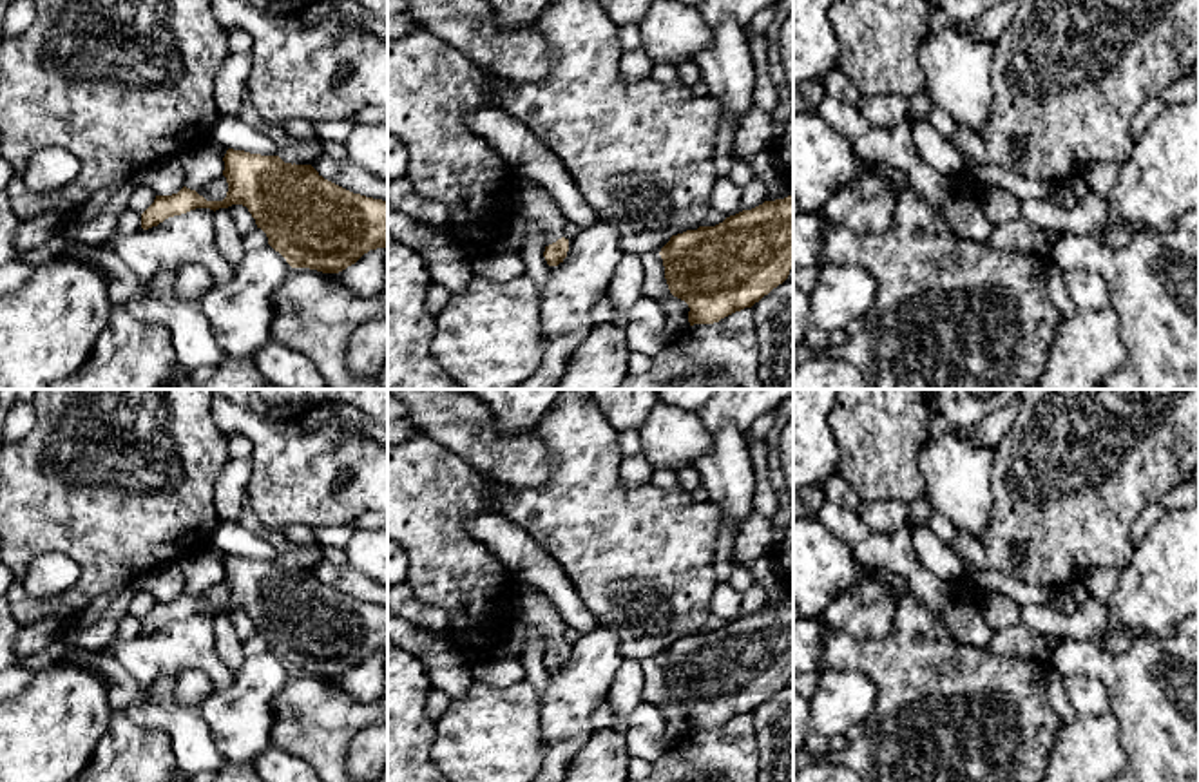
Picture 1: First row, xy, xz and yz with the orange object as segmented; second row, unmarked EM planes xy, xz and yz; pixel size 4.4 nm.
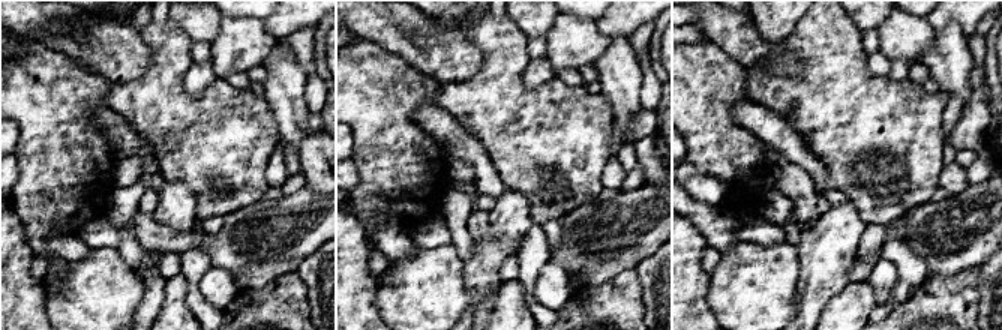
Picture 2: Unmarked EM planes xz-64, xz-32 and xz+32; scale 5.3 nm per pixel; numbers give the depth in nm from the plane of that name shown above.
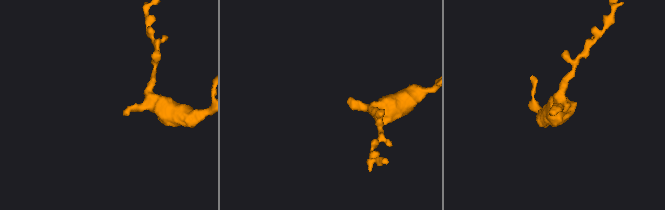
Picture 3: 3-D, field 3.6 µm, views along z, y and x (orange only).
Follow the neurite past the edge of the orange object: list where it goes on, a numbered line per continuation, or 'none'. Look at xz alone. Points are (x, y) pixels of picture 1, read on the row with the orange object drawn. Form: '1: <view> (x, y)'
1: xz (531, 201)

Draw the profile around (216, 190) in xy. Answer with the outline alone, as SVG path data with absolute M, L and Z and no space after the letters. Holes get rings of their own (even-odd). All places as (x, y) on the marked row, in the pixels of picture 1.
M219 176L201 190L197 190L199 196L203 196L206 201L223 201L228 192L228 183L225 176Z

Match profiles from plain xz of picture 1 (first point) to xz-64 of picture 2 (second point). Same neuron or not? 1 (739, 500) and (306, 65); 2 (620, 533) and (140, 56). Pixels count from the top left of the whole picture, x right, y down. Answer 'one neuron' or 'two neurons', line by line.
1: two neurons
2: two neurons

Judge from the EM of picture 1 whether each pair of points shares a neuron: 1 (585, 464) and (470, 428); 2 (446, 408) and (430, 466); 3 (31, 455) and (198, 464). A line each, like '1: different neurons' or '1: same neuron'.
1: different neurons
2: different neurons
3: same neuron

